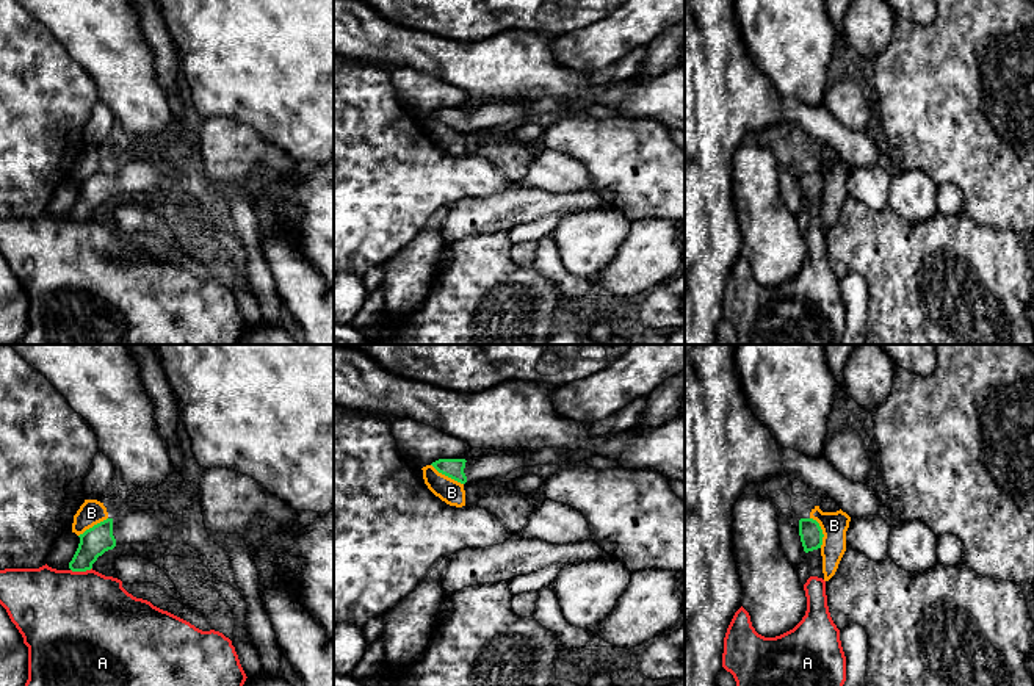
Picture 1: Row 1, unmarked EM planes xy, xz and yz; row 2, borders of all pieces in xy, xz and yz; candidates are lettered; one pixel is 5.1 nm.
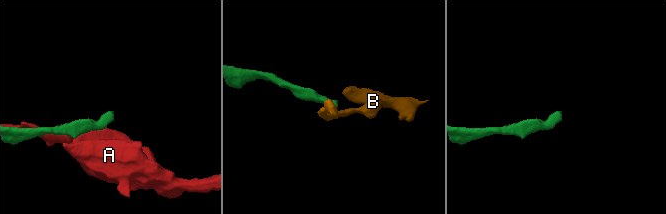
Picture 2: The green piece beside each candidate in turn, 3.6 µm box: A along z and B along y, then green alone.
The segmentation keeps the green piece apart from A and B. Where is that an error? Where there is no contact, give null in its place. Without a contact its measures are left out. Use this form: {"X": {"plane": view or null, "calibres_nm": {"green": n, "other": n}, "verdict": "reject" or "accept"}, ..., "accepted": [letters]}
{"A": {"plane": "xy", "calibres_nm": {"green": 150, "other": 500}, "verdict": "reject"}, "B": {"plane": "yz", "calibres_nm": {"green": 120, "other": 140}, "verdict": "reject"}, "accepted": []}

